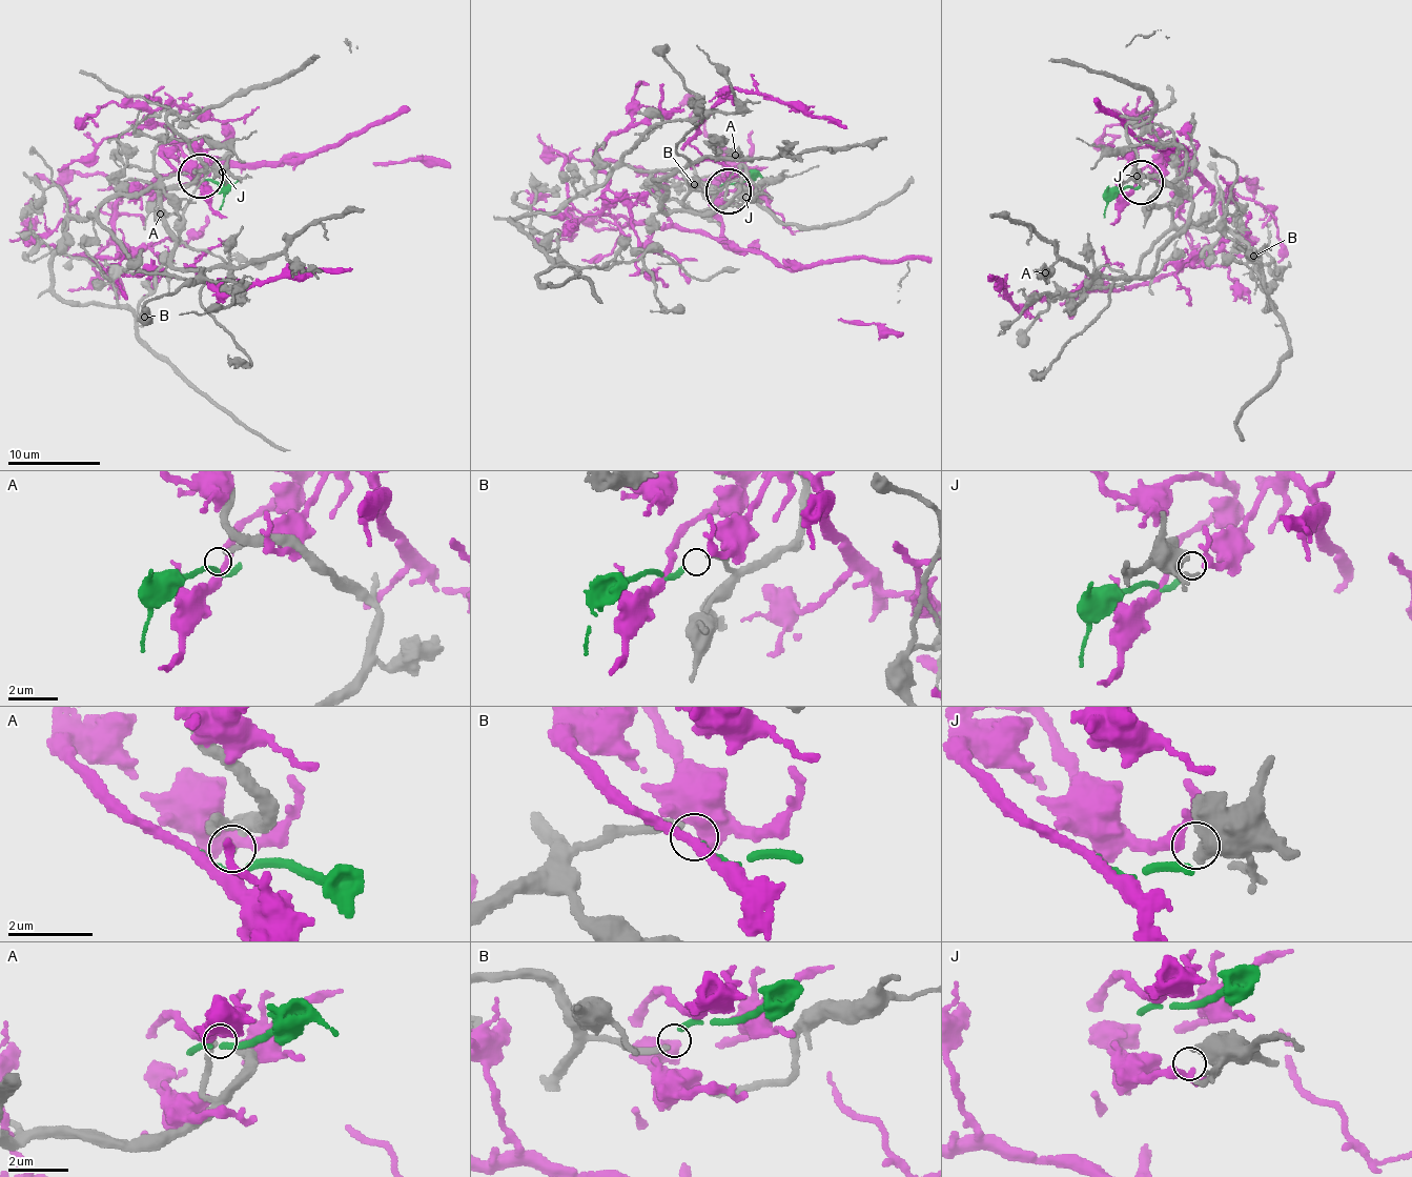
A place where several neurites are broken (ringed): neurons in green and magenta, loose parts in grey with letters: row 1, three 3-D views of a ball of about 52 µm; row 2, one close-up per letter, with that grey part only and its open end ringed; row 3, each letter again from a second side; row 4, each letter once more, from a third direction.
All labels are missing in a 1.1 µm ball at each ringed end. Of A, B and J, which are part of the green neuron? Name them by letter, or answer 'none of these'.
B

